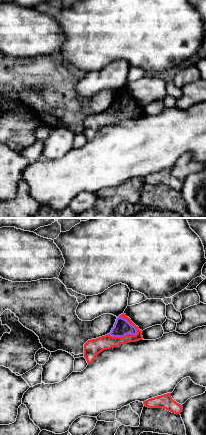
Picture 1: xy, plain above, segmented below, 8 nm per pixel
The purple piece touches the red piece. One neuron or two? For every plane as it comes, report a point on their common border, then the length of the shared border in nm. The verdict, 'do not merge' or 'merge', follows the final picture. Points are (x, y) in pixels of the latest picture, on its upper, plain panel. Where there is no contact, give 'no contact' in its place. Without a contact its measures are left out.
contact (124, 111); length 240 nm

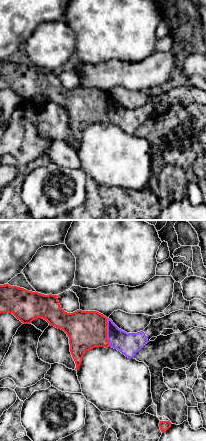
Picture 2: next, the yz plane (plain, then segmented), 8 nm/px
contact (107, 108); length 240 nm

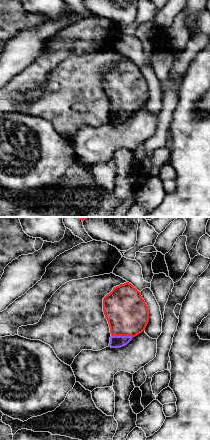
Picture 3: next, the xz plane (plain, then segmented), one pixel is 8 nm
contact (122, 112); length 180 nm

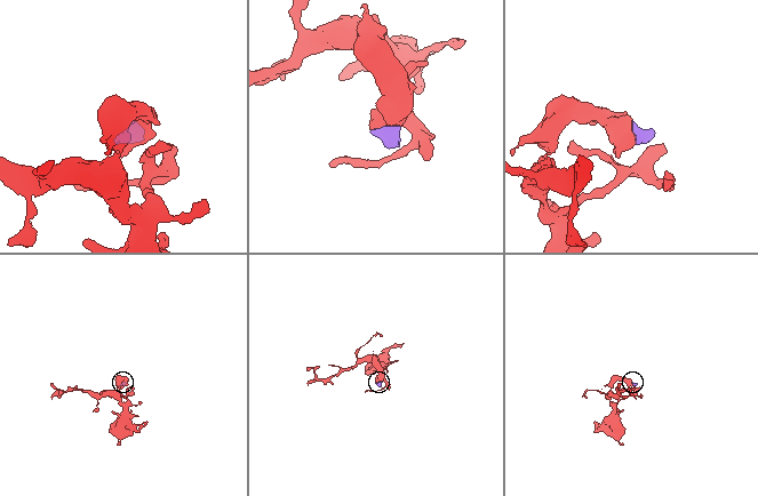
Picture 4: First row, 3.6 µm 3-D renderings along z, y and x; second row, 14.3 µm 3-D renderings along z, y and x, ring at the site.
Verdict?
merge

